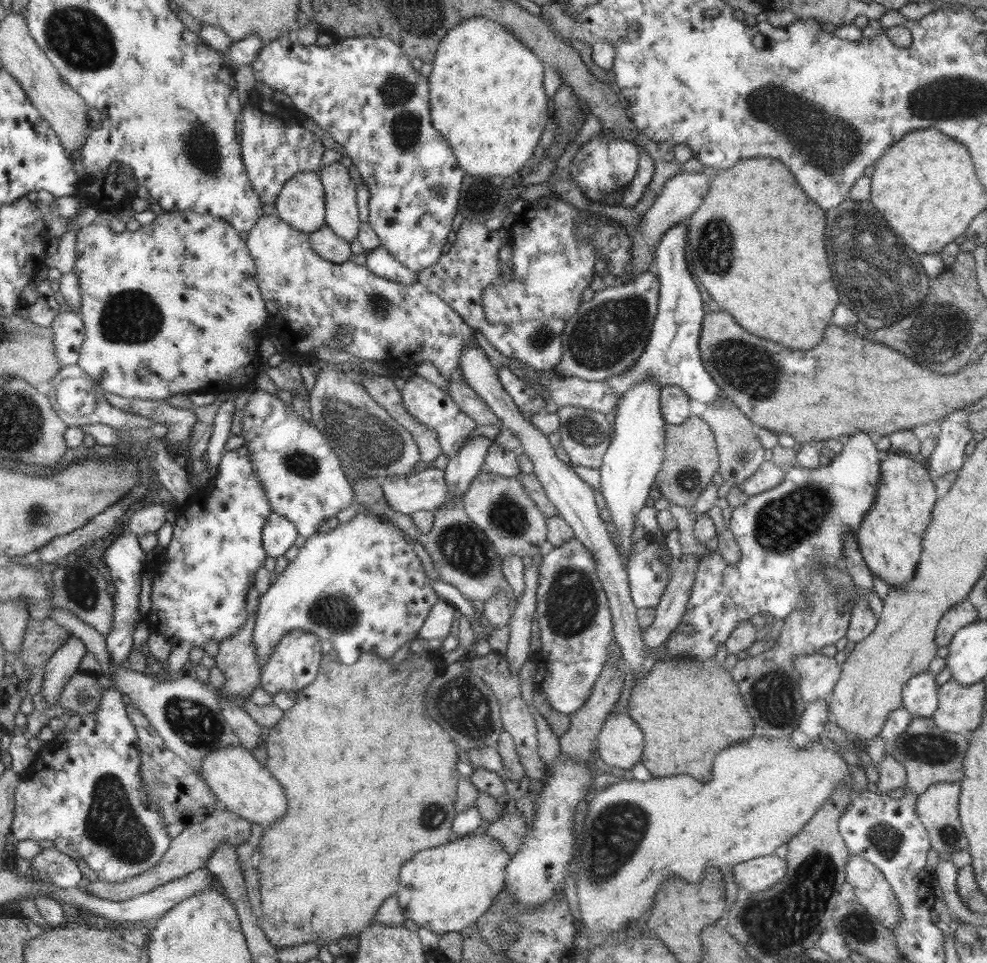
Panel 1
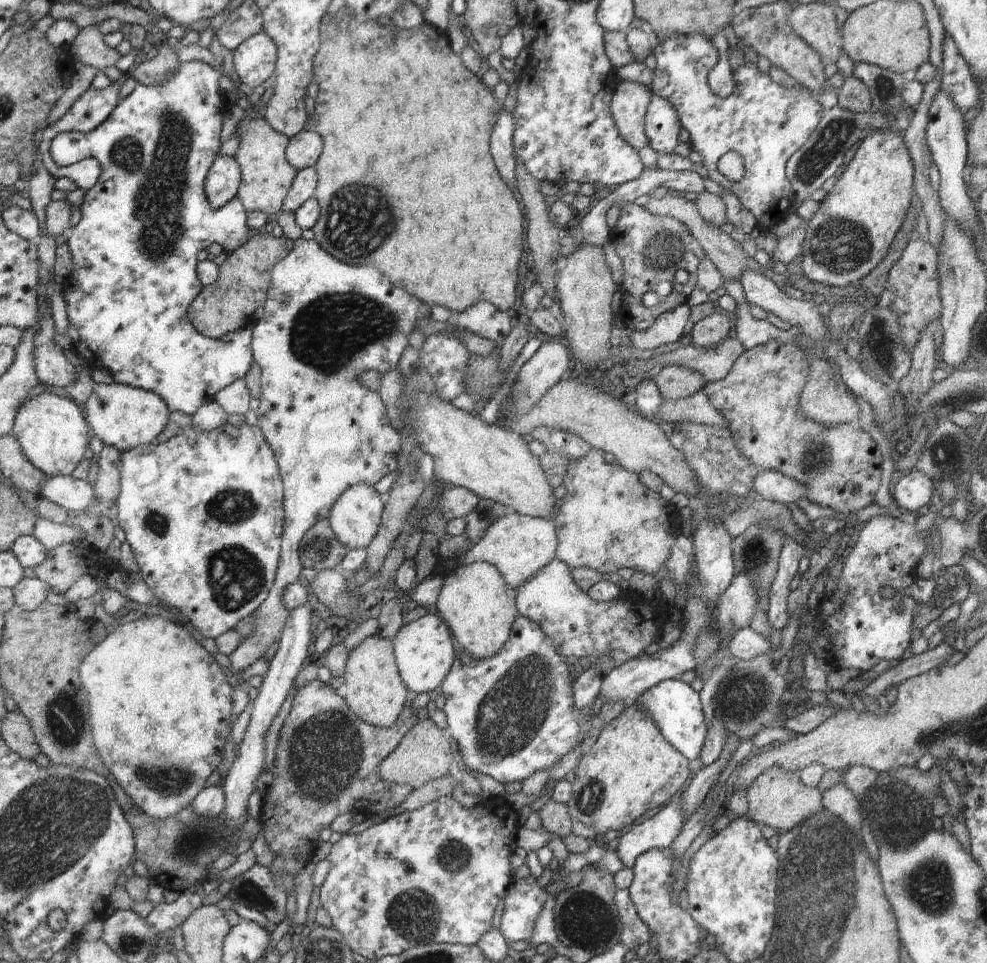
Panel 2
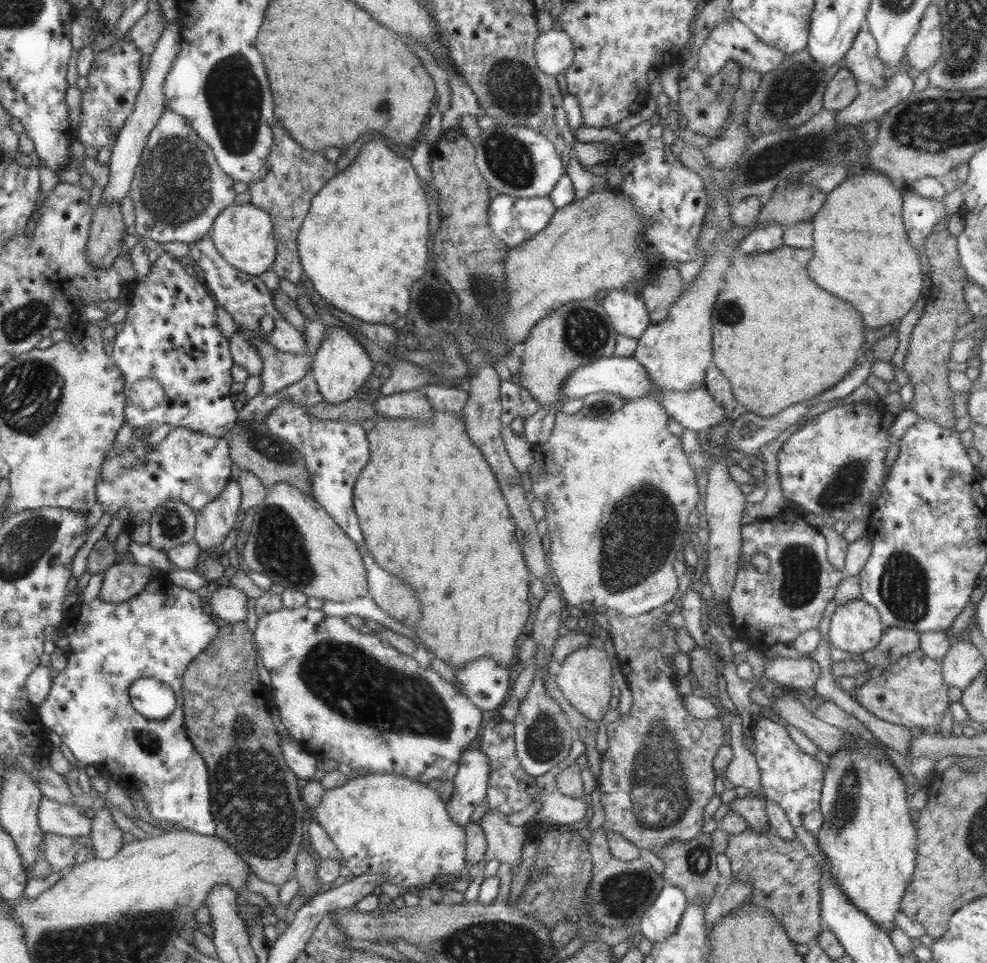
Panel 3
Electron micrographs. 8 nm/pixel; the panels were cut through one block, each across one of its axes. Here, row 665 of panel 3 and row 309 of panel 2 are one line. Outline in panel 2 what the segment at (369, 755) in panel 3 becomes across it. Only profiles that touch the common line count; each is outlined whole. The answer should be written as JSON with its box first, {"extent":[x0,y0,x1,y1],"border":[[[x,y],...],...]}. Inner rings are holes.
{"extent":[228,237,429,724],"border":[[[302,237],[296,239],[295,246],[290,251],[290,254],[287,254],[286,258],[283,258],[274,266],[270,276],[270,298],[264,301],[264,315],[261,320],[254,322],[251,346],[254,360],[261,370],[260,405],[256,411],[256,425],[261,429],[264,438],[266,438],[266,442],[268,442],[270,448],[272,448],[278,464],[284,490],[285,521],[281,540],[279,565],[274,584],[270,589],[266,600],[256,610],[256,620],[254,620],[254,628],[252,634],[250,634],[250,638],[242,641],[239,648],[228,656],[230,658],[231,670],[239,681],[239,686],[234,688],[232,700],[232,724],[234,724],[240,714],[246,713],[248,703],[252,702],[246,695],[247,684],[242,679],[242,672],[247,671],[247,668],[257,662],[258,659],[265,654],[266,650],[273,646],[274,642],[280,640],[280,632],[282,632],[284,622],[286,622],[286,618],[288,618],[288,614],[290,614],[288,608],[286,608],[284,602],[282,602],[282,594],[286,592],[284,588],[286,588],[288,584],[294,584],[296,581],[299,581],[300,572],[302,572],[303,569],[299,548],[302,538],[304,538],[304,534],[306,534],[306,531],[310,530],[314,524],[318,524],[321,520],[329,518],[330,508],[334,506],[334,502],[336,502],[338,498],[340,498],[340,495],[344,494],[348,488],[356,486],[356,484],[370,484],[370,486],[374,486],[374,484],[380,482],[386,474],[390,474],[390,472],[394,472],[394,470],[396,471],[396,466],[398,466],[398,454],[400,454],[400,450],[402,450],[402,448],[400,448],[400,446],[402,446],[402,439],[391,425],[388,414],[386,414],[384,402],[382,402],[378,393],[372,392],[365,386],[362,386],[362,382],[358,382],[358,376],[364,374],[366,371],[378,371],[380,374],[386,374],[388,370],[398,368],[398,363],[400,362],[400,358],[402,358],[402,354],[404,354],[404,350],[410,346],[410,335],[418,328],[418,320],[422,320],[422,318],[426,318],[429,315],[428,306],[426,306],[424,302],[420,302],[418,298],[410,296],[408,292],[404,292],[404,290],[400,290],[400,288],[394,288],[394,286],[392,286],[386,278],[382,278],[382,274],[380,274],[378,270],[374,270],[372,266],[360,266],[360,268],[356,268],[356,266],[350,266],[350,264],[342,264],[342,262],[338,262],[336,258],[332,258],[332,256],[330,256],[330,254],[321,246],[318,246],[318,243],[315,240],[306,240]]]}

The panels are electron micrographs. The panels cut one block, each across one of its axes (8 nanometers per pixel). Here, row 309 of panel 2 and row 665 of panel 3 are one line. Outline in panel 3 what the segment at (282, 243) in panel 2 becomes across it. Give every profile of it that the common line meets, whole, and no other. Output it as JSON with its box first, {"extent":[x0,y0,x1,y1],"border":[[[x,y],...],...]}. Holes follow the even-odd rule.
{"extent":[181,621,308,886],"border":[[[246,621],[220,626],[217,638],[204,650],[204,653],[201,653],[189,664],[186,672],[184,672],[181,690],[181,696],[183,697],[183,718],[188,738],[194,744],[196,752],[204,758],[204,762],[206,762],[208,768],[211,811],[212,815],[214,815],[214,821],[216,821],[214,835],[226,840],[236,850],[238,856],[244,860],[244,863],[248,865],[250,871],[256,874],[258,878],[282,886],[295,873],[295,859],[299,854],[298,850],[300,850],[300,845],[302,844],[301,840],[302,836],[304,836],[304,829],[306,829],[308,811],[304,806],[304,801],[301,799],[302,792],[298,790],[298,777],[284,760],[284,753],[282,753],[282,747],[280,747],[281,734],[276,726],[274,726],[271,718],[269,700],[272,700],[273,694],[264,685],[264,682],[260,680],[258,668],[256,667],[256,654],[255,636],[248,629]]]}

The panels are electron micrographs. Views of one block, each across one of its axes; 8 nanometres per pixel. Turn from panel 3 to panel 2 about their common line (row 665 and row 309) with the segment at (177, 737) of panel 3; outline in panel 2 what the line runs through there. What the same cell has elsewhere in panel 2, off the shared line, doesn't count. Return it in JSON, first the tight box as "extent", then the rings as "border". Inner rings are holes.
{"extent":[37,61,254,415],"border":[[[190,61],[182,63],[178,68],[178,72],[170,78],[166,78],[164,82],[154,84],[154,86],[146,86],[138,83],[130,96],[120,99],[121,82],[114,82],[110,86],[96,90],[93,87],[80,96],[57,122],[52,126],[48,126],[42,134],[41,141],[37,148],[39,158],[43,163],[44,169],[56,180],[62,177],[68,178],[72,182],[76,182],[79,188],[86,190],[82,204],[79,205],[81,212],[80,222],[71,228],[70,238],[65,242],[70,248],[73,266],[70,276],[61,282],[60,291],[63,294],[66,303],[66,312],[69,324],[78,330],[79,339],[88,352],[92,352],[94,362],[98,369],[106,368],[114,377],[116,383],[122,383],[128,386],[140,388],[158,394],[166,403],[169,412],[180,411],[189,415],[193,415],[201,406],[215,400],[215,394],[232,384],[235,380],[243,379],[252,365],[254,364],[254,356],[252,354],[252,335],[253,325],[244,326],[240,330],[228,332],[227,335],[218,338],[218,340],[205,337],[197,330],[194,330],[191,320],[188,320],[188,310],[190,304],[194,302],[203,284],[197,278],[197,257],[200,250],[204,250],[217,242],[224,246],[226,252],[238,250],[242,248],[247,240],[250,240],[252,234],[247,223],[247,210],[244,208],[239,198],[233,198],[222,208],[212,210],[212,206],[208,204],[208,198],[204,192],[205,178],[209,173],[209,168],[216,160],[217,153],[221,146],[220,131],[222,130],[222,120],[228,116],[227,109],[231,106],[223,97],[224,89],[221,87],[221,80],[224,79],[222,72],[218,72],[214,66],[203,61]]]}

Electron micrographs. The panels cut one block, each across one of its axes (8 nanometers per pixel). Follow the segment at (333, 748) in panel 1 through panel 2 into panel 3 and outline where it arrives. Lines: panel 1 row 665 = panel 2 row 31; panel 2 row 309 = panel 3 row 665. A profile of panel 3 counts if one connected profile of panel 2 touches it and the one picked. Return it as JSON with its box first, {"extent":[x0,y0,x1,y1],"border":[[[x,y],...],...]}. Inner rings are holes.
{"extent":[353,410,530,671],"border":[[[434,410],[434,418],[430,422],[412,420],[410,418],[382,418],[375,420],[374,427],[367,433],[370,458],[358,476],[353,488],[353,505],[359,520],[360,528],[364,532],[364,542],[368,552],[372,554],[374,562],[384,568],[388,574],[396,576],[404,584],[408,584],[412,590],[416,590],[420,598],[420,620],[416,626],[416,636],[422,642],[422,648],[426,648],[434,658],[446,662],[455,671],[477,659],[489,659],[498,666],[510,668],[511,659],[514,658],[516,642],[528,622],[530,616],[530,604],[528,604],[528,580],[530,573],[526,570],[522,550],[514,538],[514,522],[506,508],[506,502],[498,490],[496,478],[490,470],[481,450],[470,440],[466,434],[465,425],[460,416],[450,412]]]}

